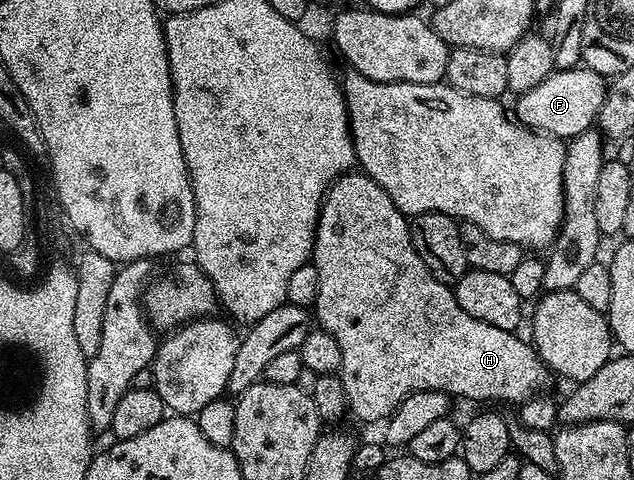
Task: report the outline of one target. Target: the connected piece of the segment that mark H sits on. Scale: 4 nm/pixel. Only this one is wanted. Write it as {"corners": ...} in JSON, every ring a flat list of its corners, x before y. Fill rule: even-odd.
{"corners":[[350,170,329,185,324,200,321,201,321,213,317,219,317,233,313,239,313,254,311,263,319,270,319,294,315,305,315,320,320,331,331,334,335,342,339,342,341,355,341,371,339,373,345,391,345,402,350,413,354,412,361,420,388,421,393,411,411,394,423,390,444,392,450,397,462,396,465,400,502,400,505,404,520,406,526,400,532,400,542,391,541,388,551,379,551,373,545,363,537,356,532,343,520,340,517,332,499,330,499,326,487,326,487,322,479,322,479,318,471,318,463,306,459,306,456,291,450,285,444,284,431,274,431,270,423,262,420,253,413,244,413,234,410,221,404,212,399,211,395,202,391,202,388,194,360,170]]}

